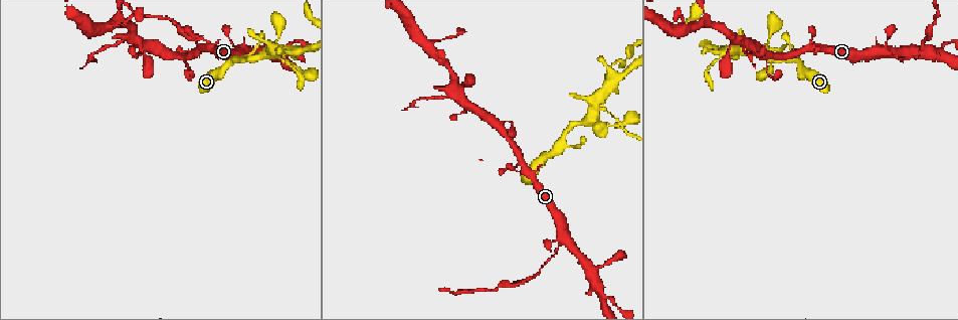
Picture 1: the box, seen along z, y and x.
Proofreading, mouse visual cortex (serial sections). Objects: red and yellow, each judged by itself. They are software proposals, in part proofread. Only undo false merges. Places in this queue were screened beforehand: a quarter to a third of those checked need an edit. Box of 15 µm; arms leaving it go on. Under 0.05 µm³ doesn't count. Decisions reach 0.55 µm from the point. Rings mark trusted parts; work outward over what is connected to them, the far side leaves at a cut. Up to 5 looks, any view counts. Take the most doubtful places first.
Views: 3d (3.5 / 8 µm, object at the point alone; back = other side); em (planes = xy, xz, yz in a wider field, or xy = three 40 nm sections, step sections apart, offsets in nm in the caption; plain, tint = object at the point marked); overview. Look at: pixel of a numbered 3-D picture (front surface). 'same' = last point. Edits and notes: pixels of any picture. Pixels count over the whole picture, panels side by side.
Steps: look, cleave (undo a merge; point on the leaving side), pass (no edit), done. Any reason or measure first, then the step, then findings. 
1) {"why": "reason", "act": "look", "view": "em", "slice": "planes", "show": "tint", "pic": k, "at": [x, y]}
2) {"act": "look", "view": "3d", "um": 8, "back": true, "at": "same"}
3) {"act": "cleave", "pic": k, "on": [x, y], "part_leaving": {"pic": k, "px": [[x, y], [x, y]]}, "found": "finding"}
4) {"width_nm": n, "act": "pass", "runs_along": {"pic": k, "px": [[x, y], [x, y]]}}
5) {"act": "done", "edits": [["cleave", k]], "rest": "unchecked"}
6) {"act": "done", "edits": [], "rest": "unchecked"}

{"why": "sharp bend", "act": "look", "view": "3d", "um": 3.5, "pic": 1, "at": [768, 48]}

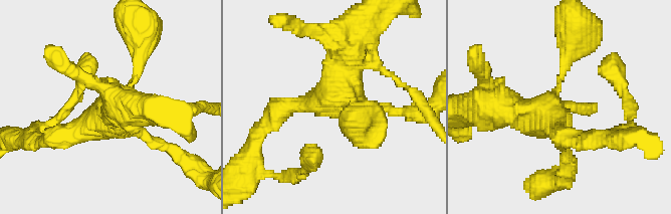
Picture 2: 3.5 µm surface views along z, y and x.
{"act": "look", "view": "em", "slice": "xy", "step": 3, "show": "tint", "pic": 2, "at": [553, 98]}

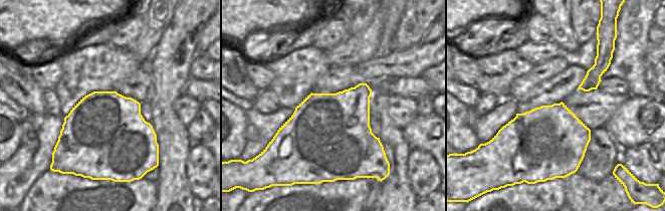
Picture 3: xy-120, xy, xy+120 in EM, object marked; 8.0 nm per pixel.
{"why": "cut it another way", "act": "look", "view": "em", "slice": "xy", "step": 1, "show": "tint", "at": "same"}

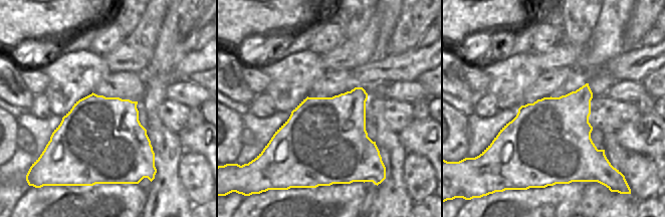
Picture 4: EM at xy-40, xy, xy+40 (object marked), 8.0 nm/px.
{"act": "pass", "runs_along": {"pic": 2, "px": [[282, 110], [341, 88], [359, 27]]}, "found": "continuous, no second cell"}

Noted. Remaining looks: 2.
{"why": "four-way junction", "act": "look", "view": "em", "slice": "xy", "step": 3, "show": "tint", "pic": 1, "at": [887, 52]}

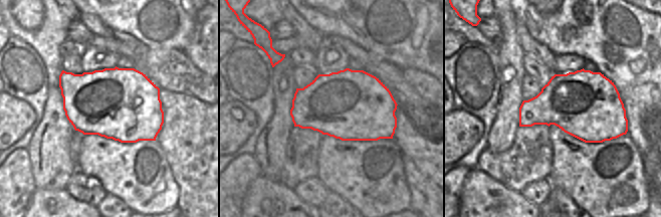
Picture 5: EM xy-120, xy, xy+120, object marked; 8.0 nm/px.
{"act": "look", "view": "3d", "um": 3.5, "at": "same"}

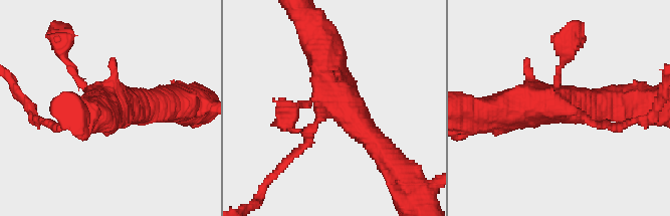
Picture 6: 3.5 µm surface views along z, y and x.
{"act": "cleave", "pic": 6, "on": [289, 158], "part_leaving": {"pic": 6, "px": [[307, 130], [307, 143], [258, 197]]}, "found": "two cells meet here"}

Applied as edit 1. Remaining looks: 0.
{"act": "done", "edits": [["cleave", 6]], "rest": "unchecked"}

